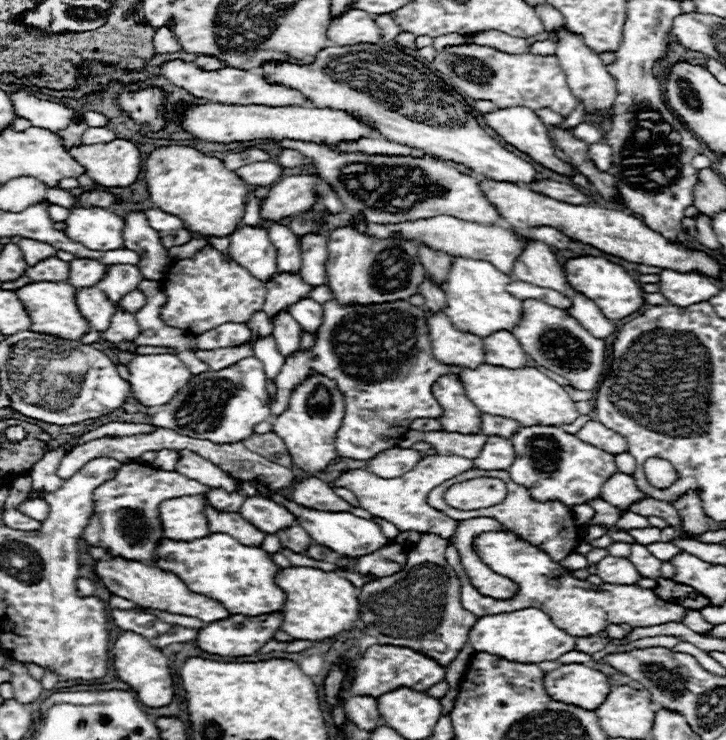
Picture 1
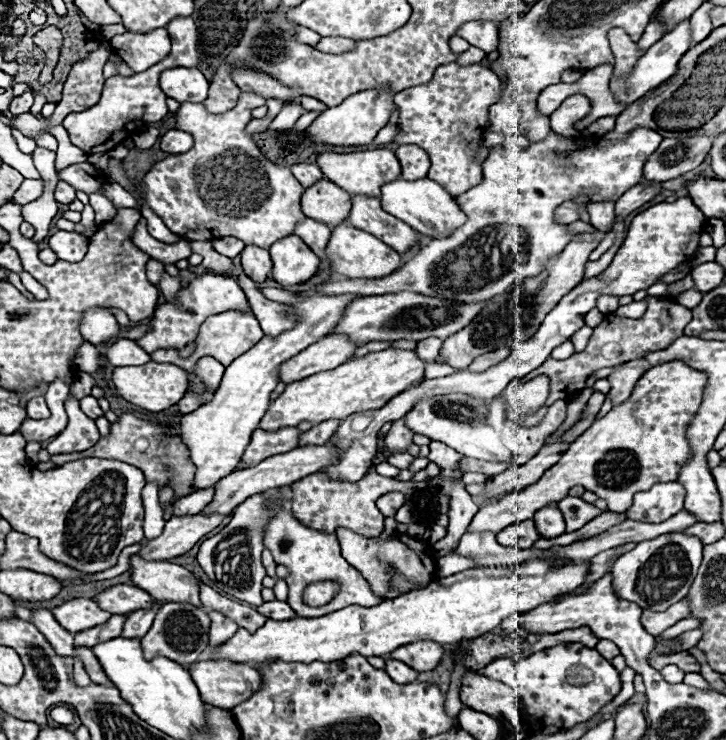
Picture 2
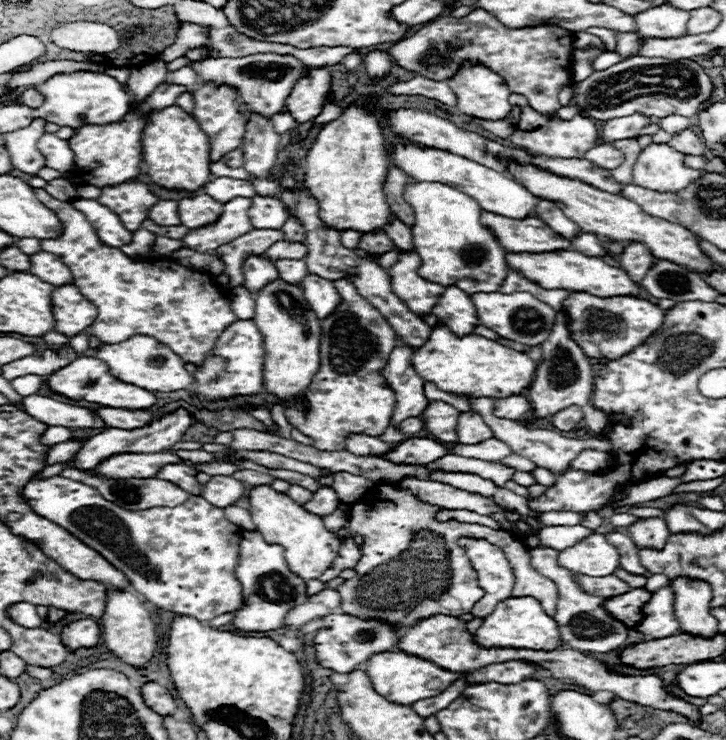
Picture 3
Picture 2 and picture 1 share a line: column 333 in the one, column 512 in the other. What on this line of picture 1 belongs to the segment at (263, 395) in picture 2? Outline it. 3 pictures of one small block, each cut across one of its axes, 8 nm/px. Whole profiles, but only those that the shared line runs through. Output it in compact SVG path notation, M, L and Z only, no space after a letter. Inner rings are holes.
M454 258L448 280L444 282L446 316L450 316L450 322L460 332L474 332L480 338L500 330L510 332L514 326L518 326L518 320L522 320L522 300L506 292L506 284L510 284L510 280L512 278L508 274L496 270L490 262Z

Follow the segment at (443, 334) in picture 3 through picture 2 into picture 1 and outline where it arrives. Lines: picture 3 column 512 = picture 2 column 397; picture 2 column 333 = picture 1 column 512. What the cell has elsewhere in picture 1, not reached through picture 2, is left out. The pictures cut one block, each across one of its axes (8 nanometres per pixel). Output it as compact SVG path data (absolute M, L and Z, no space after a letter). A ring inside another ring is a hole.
M482 364L474 370L462 368L460 382L464 384L466 396L478 406L480 412L512 418L520 422L520 426L562 426L572 424L580 416L576 410L576 402L570 398L570 394L560 384L542 374L538 368L510 370L502 366Z

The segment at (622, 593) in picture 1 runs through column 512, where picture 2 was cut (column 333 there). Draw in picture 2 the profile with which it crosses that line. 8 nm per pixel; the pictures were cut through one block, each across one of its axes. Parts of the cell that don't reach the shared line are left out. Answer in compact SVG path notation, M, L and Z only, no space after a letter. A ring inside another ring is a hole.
M280 508L280 512L270 520L268 530L264 534L264 546L272 552L276 564L282 564L288 568L288 576L284 578L288 588L290 588L290 596L288 596L288 604L292 604L292 610L298 616L324 616L328 612L334 612L336 608L346 608L346 606L357 604L364 607L372 607L380 604L382 598L376 598L374 592L370 590L370 584L364 580L364 577L356 568L348 566L348 562L340 556L340 546L334 534L324 534L324 532L314 532L306 526L302 526L290 510ZM320 580L334 580L340 584L340 592L334 596L334 600L330 600L328 604L320 606L320 608L312 608L308 604L304 604L302 600L302 590L304 586L312 584L312 582L320 582Z

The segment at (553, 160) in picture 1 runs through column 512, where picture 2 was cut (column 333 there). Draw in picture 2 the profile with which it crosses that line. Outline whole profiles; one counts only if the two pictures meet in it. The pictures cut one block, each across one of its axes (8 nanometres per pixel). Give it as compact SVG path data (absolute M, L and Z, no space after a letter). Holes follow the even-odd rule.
M388 88L364 90L354 96L348 96L338 106L324 110L306 130L304 134L314 144L330 144L330 146L364 146L374 140L380 128L386 126L390 112L394 110L394 94Z

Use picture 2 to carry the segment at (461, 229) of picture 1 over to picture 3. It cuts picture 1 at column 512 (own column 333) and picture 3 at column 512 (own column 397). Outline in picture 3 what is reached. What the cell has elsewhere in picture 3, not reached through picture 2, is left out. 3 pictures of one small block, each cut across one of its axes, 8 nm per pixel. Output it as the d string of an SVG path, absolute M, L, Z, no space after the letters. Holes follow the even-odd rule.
M556 250L544 254L532 252L508 252L506 264L510 268L518 268L522 276L542 284L542 288L570 288L570 292L588 292L594 296L638 296L638 284L630 280L630 276L622 268L608 266L600 258L586 256L576 250Z

